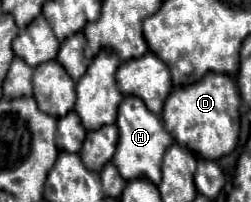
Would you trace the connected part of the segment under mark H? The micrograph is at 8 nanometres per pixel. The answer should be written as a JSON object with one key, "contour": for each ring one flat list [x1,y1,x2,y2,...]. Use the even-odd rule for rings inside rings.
{"contour":[[127,95,121,105,119,105,119,115,117,115,117,127,119,127,119,143,117,151,113,155,113,163,117,165,119,173,131,181,131,179,147,179,151,183,161,181,161,157,165,149,173,143,173,137,165,133,165,127,161,125,161,119,145,107,145,103,139,97]]}

